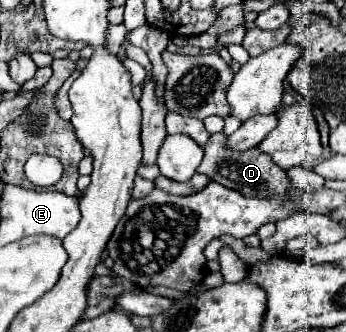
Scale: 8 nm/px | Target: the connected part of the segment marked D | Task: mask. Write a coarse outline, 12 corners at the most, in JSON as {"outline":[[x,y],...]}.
{"outline":[[209,137],[197,173],[245,197],[289,201],[291,179],[257,147]]}

